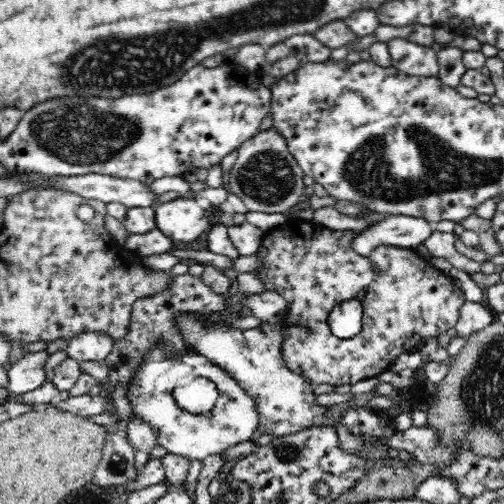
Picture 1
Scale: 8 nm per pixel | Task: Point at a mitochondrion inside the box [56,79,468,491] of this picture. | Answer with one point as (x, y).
(267, 176)

